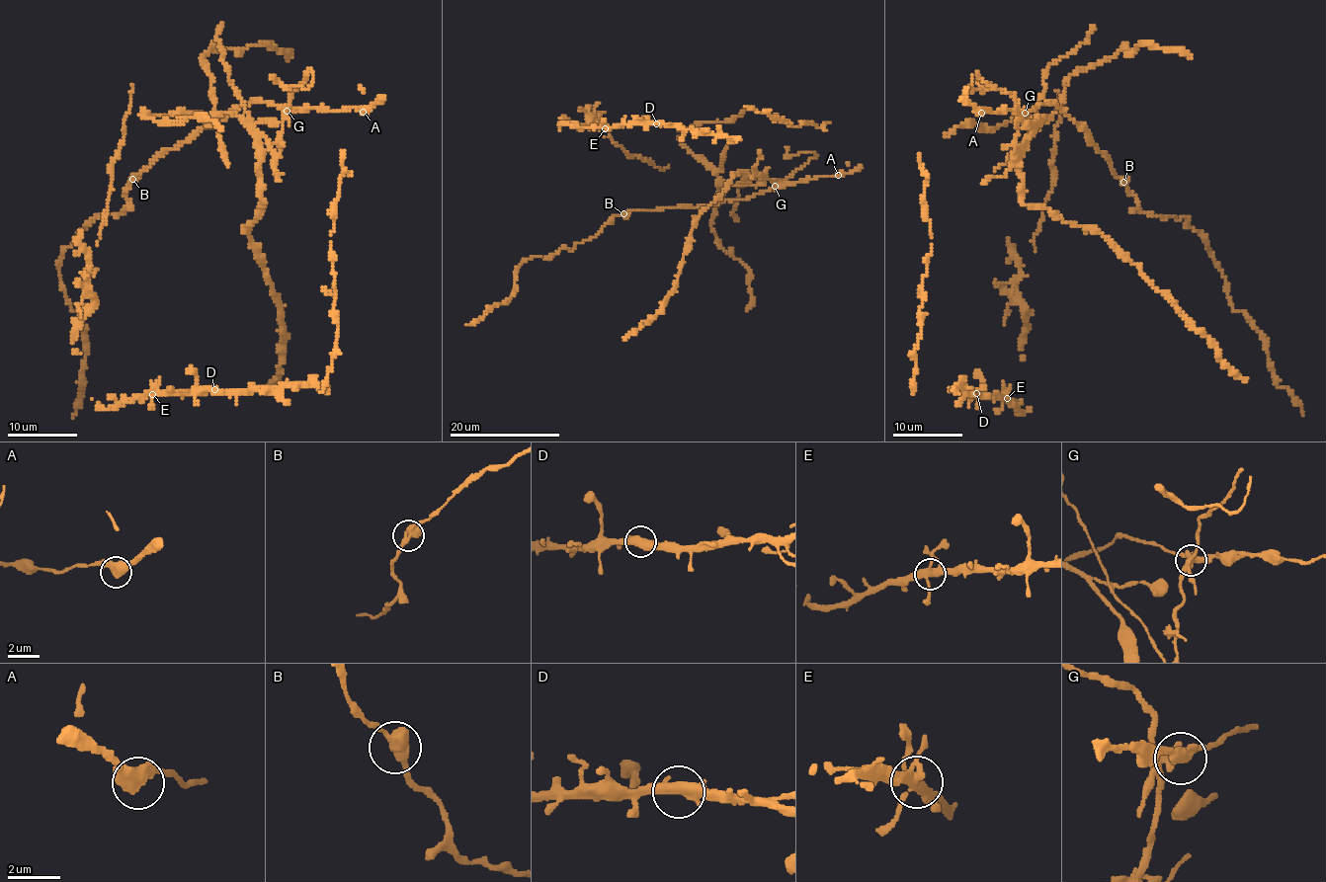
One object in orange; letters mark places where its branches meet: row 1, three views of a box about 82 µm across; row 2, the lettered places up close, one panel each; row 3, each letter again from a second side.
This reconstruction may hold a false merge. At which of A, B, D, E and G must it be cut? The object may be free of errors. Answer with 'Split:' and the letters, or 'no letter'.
Split: G

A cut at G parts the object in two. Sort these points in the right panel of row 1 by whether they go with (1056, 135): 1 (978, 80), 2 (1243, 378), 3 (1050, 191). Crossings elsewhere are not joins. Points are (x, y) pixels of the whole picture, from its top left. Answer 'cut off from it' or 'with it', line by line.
1: cut off from it
2: cut off from it
3: with it

